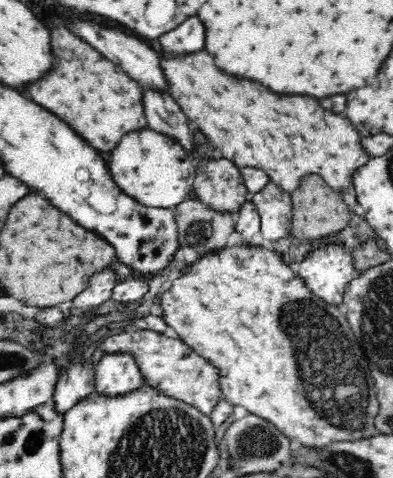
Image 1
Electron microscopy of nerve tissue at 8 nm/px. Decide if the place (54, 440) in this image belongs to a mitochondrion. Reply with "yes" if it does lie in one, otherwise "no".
no

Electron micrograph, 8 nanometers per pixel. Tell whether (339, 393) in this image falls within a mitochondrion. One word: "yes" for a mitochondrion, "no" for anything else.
yes

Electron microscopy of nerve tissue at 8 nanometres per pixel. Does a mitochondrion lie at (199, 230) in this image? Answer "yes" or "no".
yes

